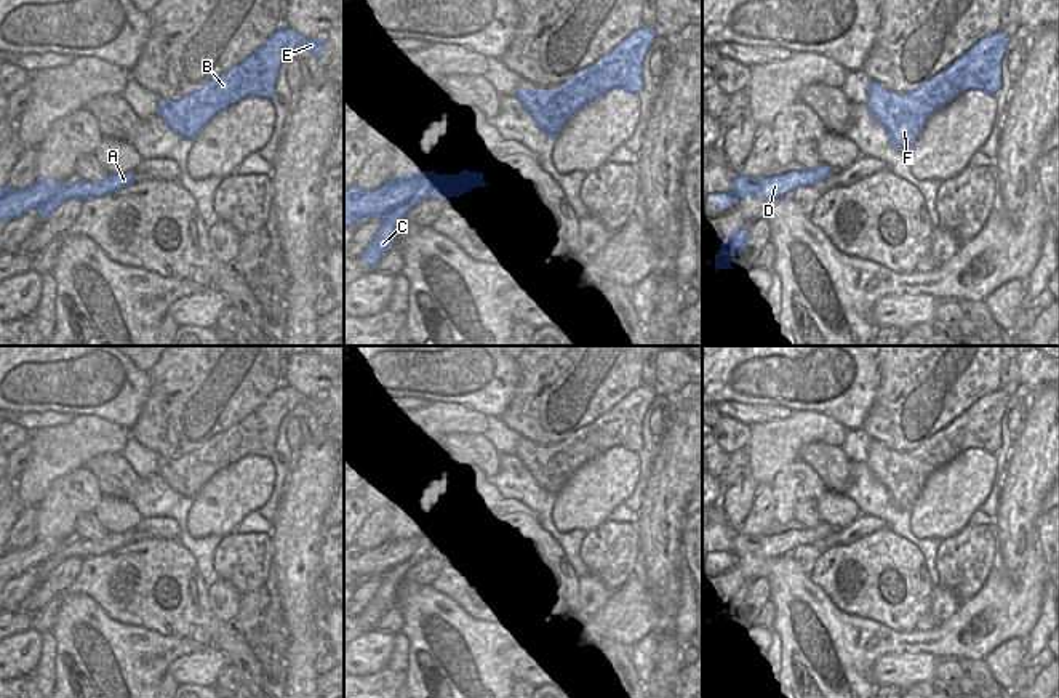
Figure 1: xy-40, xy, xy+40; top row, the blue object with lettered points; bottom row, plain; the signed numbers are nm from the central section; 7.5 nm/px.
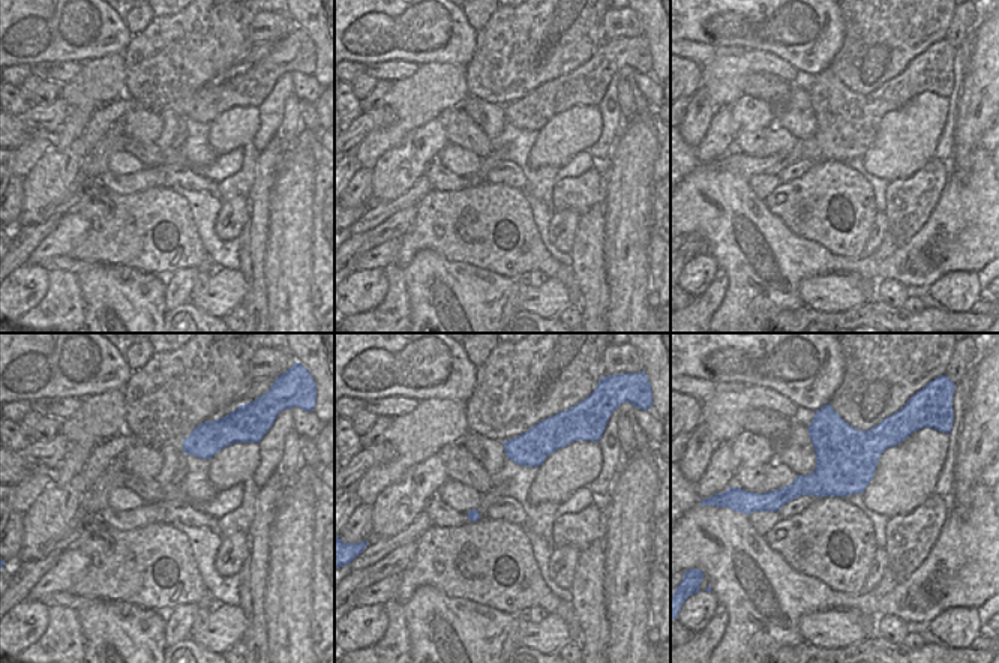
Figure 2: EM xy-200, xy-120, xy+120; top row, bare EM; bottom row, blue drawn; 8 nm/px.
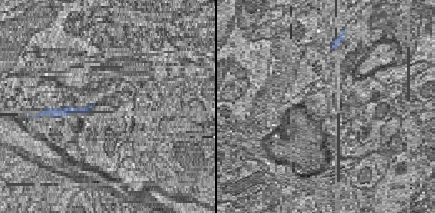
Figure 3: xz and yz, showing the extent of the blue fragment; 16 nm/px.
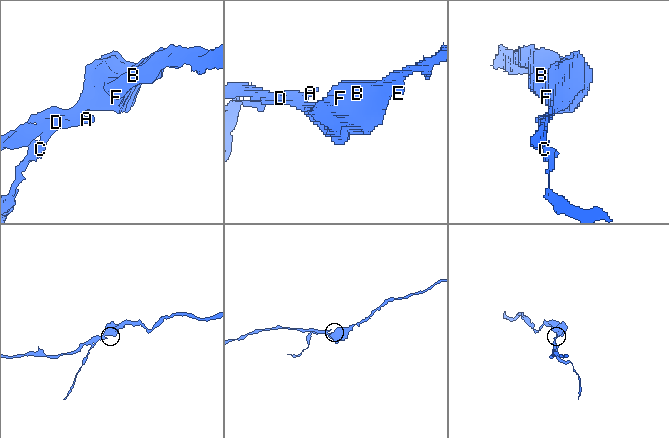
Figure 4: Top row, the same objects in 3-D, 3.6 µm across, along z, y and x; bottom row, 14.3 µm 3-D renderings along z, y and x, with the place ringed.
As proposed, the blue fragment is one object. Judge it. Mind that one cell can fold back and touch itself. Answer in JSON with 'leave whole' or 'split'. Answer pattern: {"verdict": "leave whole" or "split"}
{"verdict": "split"}

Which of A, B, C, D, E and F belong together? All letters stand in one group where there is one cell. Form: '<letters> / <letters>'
A C / B D E F

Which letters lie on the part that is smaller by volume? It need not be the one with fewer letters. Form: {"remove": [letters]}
{"remove": ["A", "C"]}

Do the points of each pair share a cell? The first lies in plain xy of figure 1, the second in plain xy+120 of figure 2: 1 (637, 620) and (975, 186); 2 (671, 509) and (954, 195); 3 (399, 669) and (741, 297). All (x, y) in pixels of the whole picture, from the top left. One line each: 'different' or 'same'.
1: same
2: different
3: different

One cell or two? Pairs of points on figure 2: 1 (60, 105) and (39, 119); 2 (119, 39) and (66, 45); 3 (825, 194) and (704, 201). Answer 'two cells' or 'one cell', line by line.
1: one cell
2: one cell
3: two cells

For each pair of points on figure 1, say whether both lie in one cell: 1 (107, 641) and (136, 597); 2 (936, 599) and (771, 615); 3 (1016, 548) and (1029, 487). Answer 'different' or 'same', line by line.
1: different
2: different
3: same

